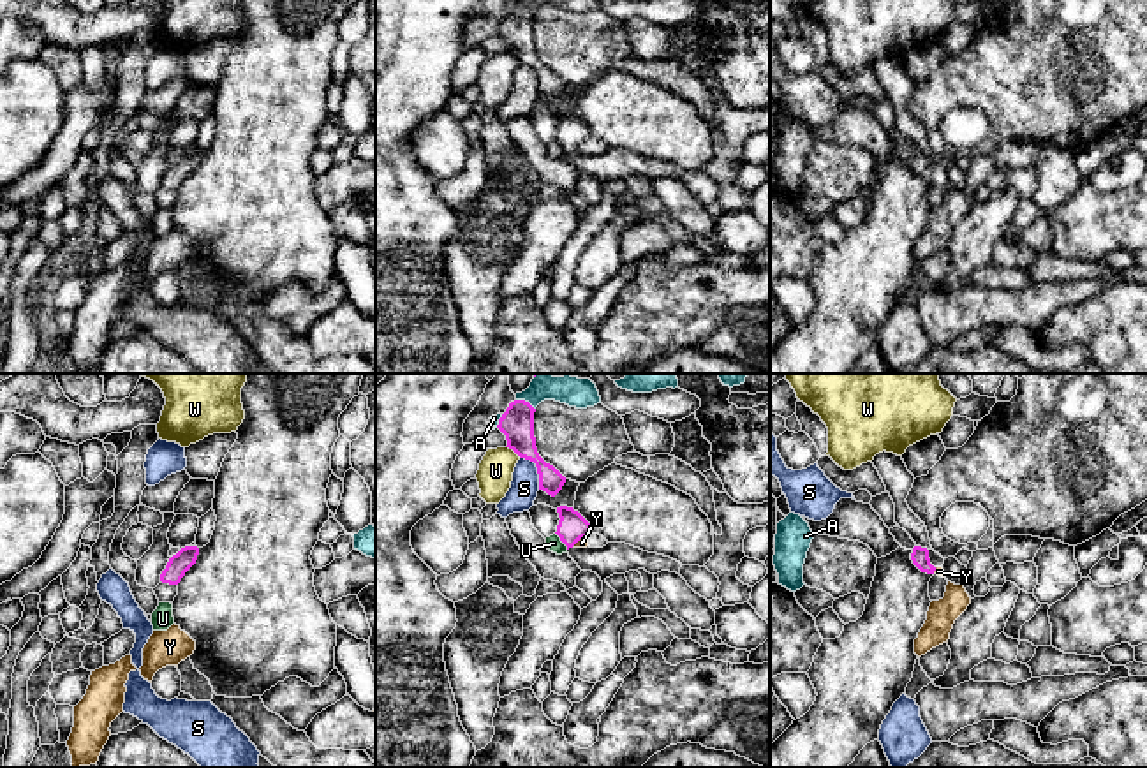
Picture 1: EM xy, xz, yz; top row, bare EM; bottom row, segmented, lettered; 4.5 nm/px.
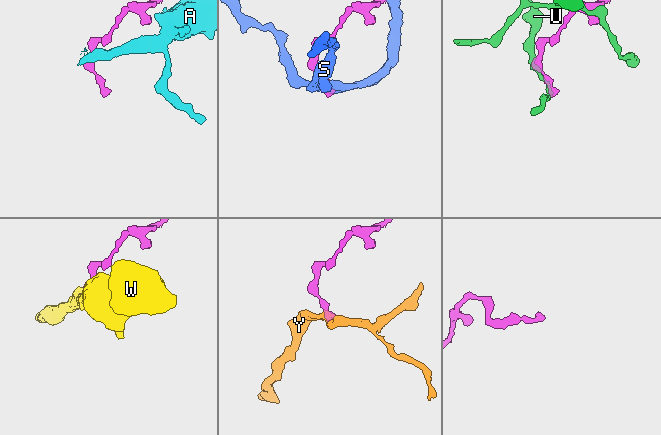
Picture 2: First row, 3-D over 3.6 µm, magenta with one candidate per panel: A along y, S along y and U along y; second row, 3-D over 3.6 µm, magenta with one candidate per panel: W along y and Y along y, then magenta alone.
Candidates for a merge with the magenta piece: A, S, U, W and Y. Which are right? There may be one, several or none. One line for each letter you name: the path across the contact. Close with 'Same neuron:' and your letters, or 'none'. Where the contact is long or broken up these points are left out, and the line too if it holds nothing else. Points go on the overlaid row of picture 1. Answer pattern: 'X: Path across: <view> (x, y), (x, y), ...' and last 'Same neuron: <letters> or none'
Same neuron: none

